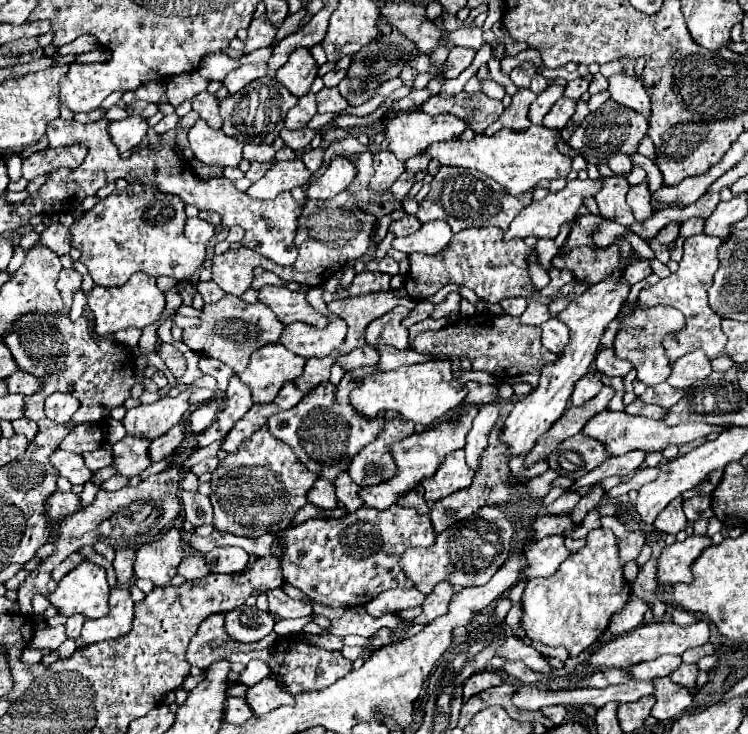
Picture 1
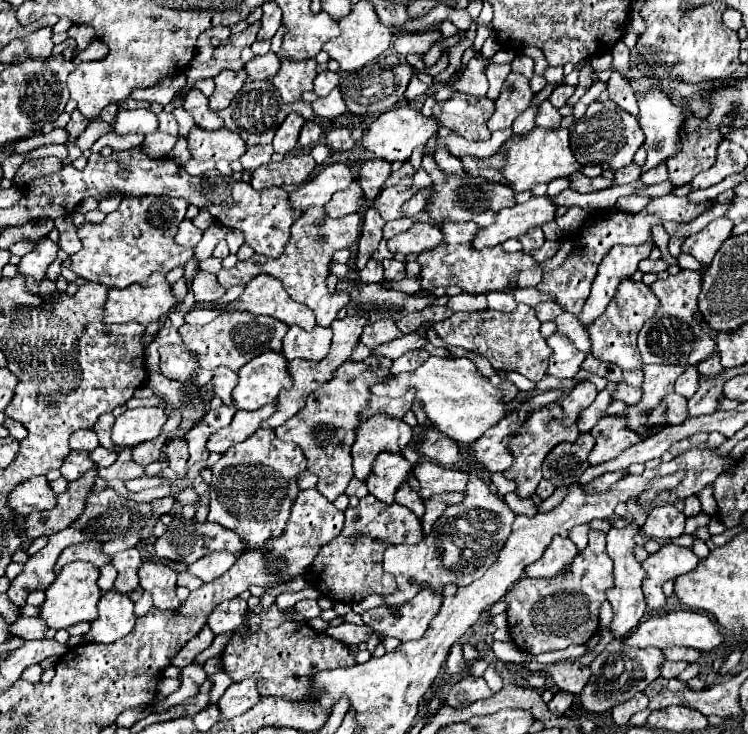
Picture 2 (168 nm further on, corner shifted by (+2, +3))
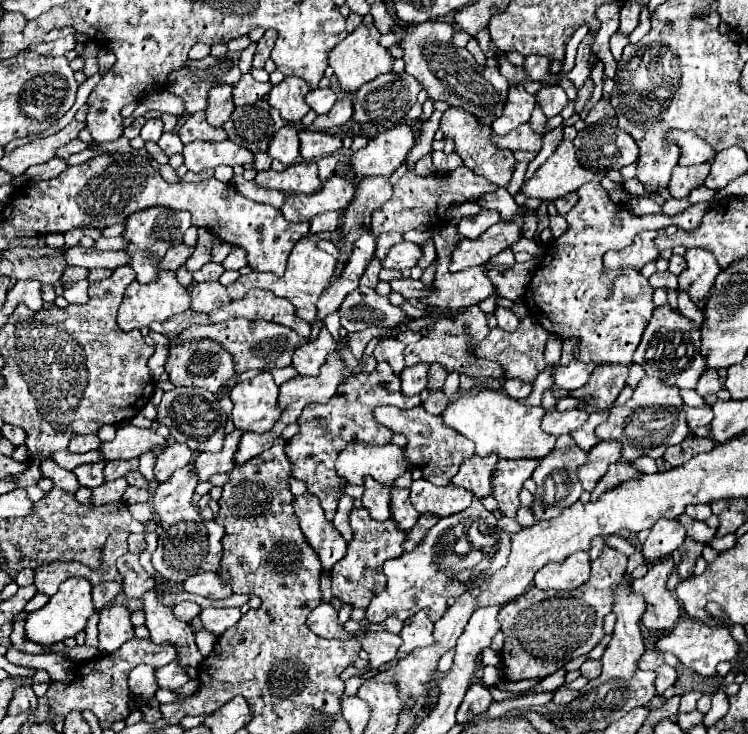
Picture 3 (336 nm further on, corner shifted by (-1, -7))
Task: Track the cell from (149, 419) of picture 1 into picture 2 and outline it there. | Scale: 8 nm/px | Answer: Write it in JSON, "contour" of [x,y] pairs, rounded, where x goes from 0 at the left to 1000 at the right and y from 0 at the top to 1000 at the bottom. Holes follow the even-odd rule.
{"contour":[[[215,554],[170,557],[164,565],[156,568],[148,598],[156,606],[180,609],[191,601],[205,601],[207,595],[213,595],[221,574],[223,563]]]}

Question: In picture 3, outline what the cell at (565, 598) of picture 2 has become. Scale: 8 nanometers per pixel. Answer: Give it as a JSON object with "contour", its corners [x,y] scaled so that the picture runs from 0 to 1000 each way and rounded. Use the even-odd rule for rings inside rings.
{"contour":[[[813,745],[797,764],[791,764],[789,792],[778,800],[762,808],[709,800],[693,816],[676,822],[676,827],[671,827],[666,835],[666,846],[674,862],[674,881],[668,887],[674,906],[671,925],[687,931],[698,925],[725,925],[754,909],[762,898],[786,892],[810,865],[805,846],[818,832],[818,805],[837,781],[837,764],[837,756]]]}

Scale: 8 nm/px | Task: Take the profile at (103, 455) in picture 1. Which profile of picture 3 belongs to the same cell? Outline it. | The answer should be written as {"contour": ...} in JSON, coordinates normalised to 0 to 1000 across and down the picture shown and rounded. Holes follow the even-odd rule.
{"contour":[[[184,625],[176,628],[144,628],[139,636],[139,647],[144,655],[155,653],[155,650],[168,650],[174,642],[184,639]]]}

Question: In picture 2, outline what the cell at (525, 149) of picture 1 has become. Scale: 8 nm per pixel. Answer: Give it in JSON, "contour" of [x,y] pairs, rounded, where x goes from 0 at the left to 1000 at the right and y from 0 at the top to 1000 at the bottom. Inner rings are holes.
{"contour":[[[713,173],[702,184],[683,184],[675,195],[675,225],[667,230],[686,260],[713,257],[718,249],[734,249],[745,241],[761,241],[774,233],[777,225],[763,208],[761,176],[721,176]]]}

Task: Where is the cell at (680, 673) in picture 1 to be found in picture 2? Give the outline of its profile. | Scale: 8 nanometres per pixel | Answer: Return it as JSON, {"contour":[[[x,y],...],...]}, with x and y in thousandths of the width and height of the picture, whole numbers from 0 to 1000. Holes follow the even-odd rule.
{"contour":[[[889,901],[886,909],[884,909],[884,922],[892,922],[892,925],[905,922],[910,914],[918,911],[918,906],[921,906],[918,901],[905,901],[905,903],[900,903],[900,901]]]}

